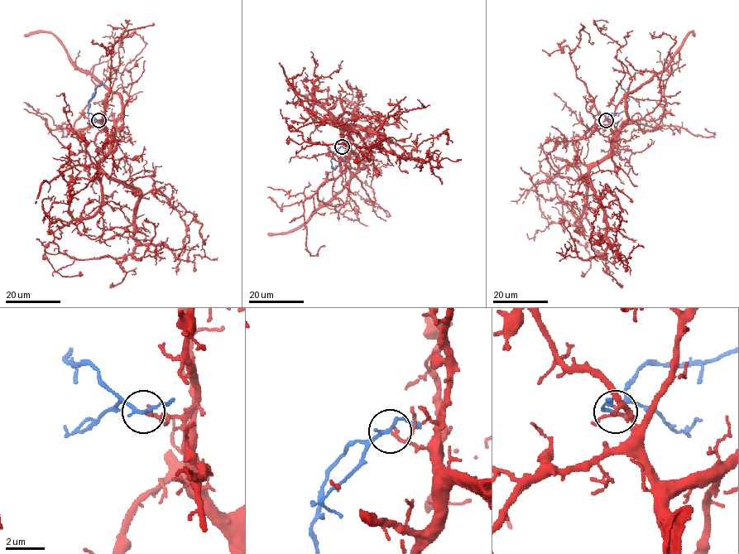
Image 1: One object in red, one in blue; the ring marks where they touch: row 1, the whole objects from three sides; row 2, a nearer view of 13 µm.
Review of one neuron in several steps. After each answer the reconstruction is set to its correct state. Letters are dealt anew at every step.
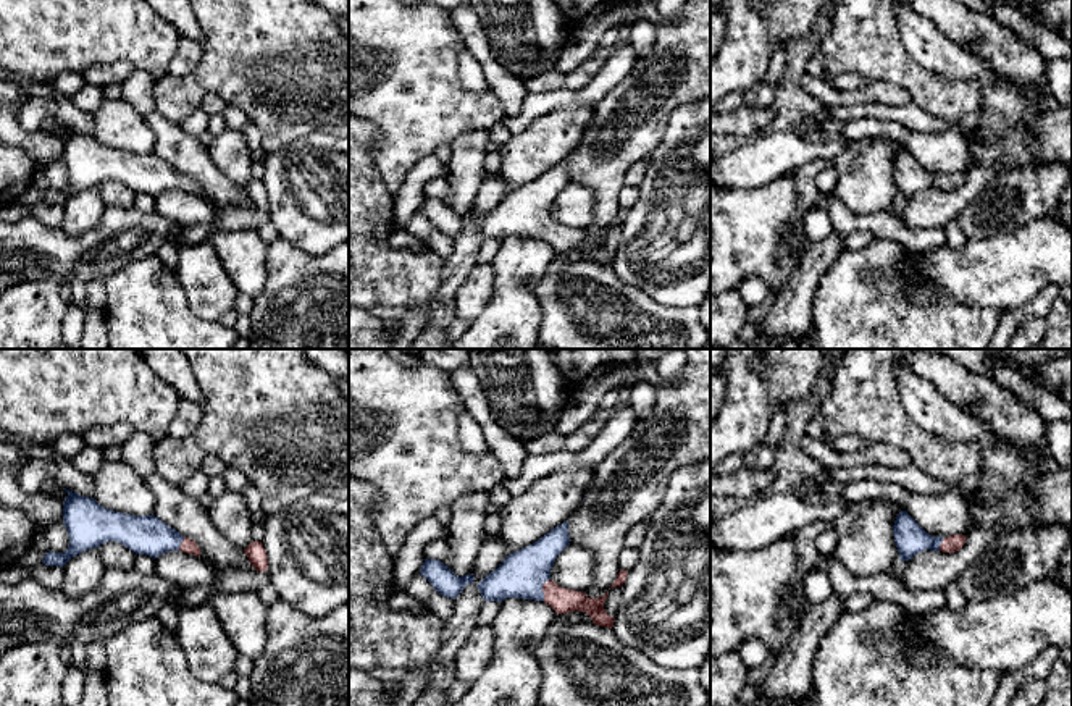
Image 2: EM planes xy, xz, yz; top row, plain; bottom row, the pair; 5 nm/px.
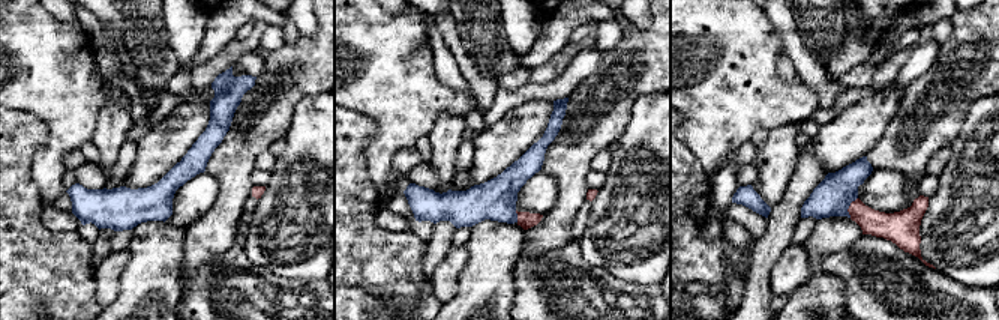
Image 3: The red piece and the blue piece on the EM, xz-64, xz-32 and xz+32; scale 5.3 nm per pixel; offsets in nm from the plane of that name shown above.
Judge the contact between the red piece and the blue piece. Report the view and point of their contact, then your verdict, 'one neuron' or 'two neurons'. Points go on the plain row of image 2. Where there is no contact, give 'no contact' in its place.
contact xz (543, 228); one neuron

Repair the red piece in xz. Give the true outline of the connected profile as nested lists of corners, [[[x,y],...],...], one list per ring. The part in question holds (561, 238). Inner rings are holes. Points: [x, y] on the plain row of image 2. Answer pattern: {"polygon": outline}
{"polygon": [[[567,158],[533,183],[509,192],[496,208],[488,212],[478,221],[483,237],[500,241],[507,236],[544,239],[557,252],[581,249],[593,257],[594,263],[612,267],[615,255],[610,255],[604,247],[609,229],[601,236],[588,236],[583,229],[562,226],[551,218],[551,207],[568,183]]]}

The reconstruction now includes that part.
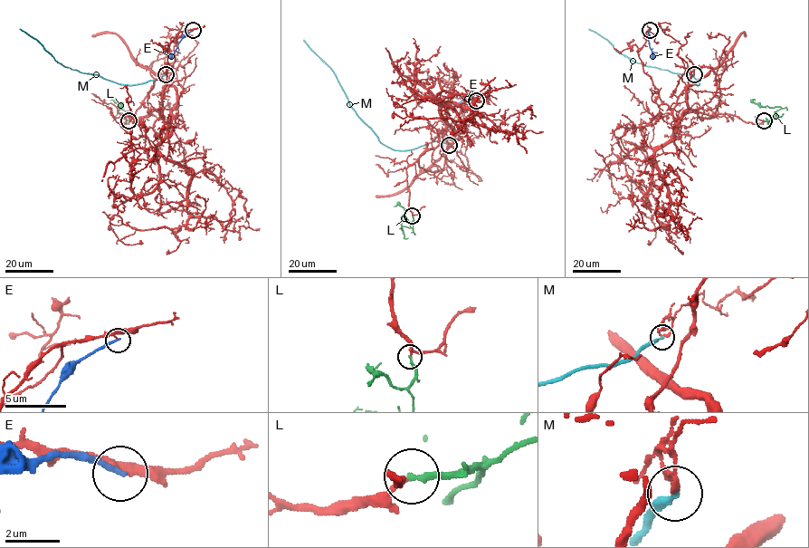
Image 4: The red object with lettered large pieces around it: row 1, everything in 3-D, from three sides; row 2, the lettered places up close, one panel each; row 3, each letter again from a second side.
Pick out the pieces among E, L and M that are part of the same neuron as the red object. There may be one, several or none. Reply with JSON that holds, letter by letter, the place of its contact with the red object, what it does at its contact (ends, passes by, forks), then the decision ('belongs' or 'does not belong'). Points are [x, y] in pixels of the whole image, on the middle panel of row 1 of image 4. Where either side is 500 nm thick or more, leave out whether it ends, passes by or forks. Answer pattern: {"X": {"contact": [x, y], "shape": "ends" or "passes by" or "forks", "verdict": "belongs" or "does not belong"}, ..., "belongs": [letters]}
{"E": {"contact": [476, 100], "shape": "ends", "verdict": "does not belong"}, "L": {"contact": [412, 216], "shape": "ends", "verdict": "belongs"}, "M": {"contact": [449, 145], "shape": "ends", "verdict": "does not belong"}, "belongs": ["L"]}

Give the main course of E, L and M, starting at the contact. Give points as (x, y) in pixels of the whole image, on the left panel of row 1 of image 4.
E: (193, 30), (178, 43), (170, 58)
L: (128, 121), (126, 115), (118, 110), (121, 105), (110, 100)
M: (166, 74), (159, 78), (129, 85), (81, 72), (59, 63), (37, 41), (20, 28)

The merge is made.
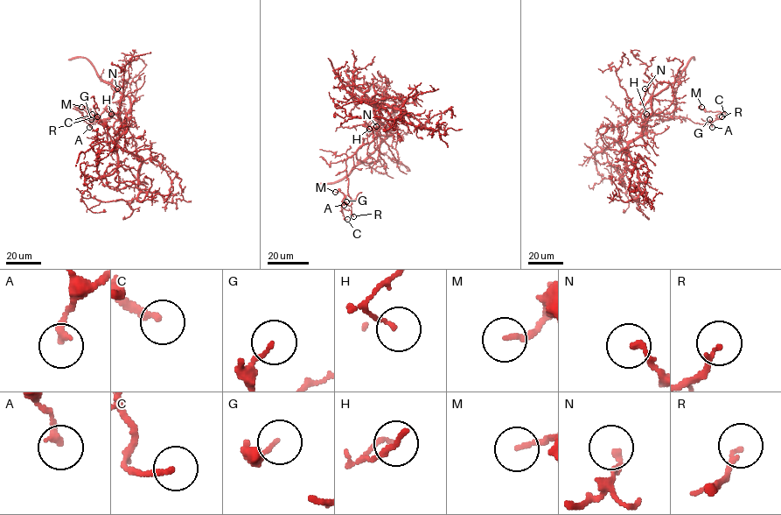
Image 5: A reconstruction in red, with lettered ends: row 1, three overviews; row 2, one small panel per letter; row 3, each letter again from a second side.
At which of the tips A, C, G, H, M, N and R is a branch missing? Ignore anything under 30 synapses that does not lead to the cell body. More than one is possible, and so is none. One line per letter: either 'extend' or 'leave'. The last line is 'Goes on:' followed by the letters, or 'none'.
A: leave
C: leave
G: leave
H: leave
M: leave
N: leave
R: leave
Goes on: none

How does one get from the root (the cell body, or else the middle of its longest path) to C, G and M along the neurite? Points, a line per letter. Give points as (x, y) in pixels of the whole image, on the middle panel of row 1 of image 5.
C: (379, 106), (375, 116), (384, 124), (373, 140), (346, 160), (352, 204), (351, 210), (341, 210), (347, 219)
G: (379, 106), (375, 116), (384, 124), (373, 140), (346, 160), (352, 204), (346, 201)
M: (379, 106), (375, 116), (384, 124), (346, 160), (351, 210), (342, 209), (343, 214), (345, 195), (335, 192)

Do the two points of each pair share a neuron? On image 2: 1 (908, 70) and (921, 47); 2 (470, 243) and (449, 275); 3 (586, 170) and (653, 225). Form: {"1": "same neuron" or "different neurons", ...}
{"1": "different neurons", "2": "same neuron", "3": "different neurons"}

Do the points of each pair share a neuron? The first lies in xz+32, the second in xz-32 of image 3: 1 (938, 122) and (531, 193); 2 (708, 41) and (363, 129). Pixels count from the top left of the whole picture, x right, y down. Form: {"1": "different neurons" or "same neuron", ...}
{"1": "different neurons", "2": "different neurons"}

